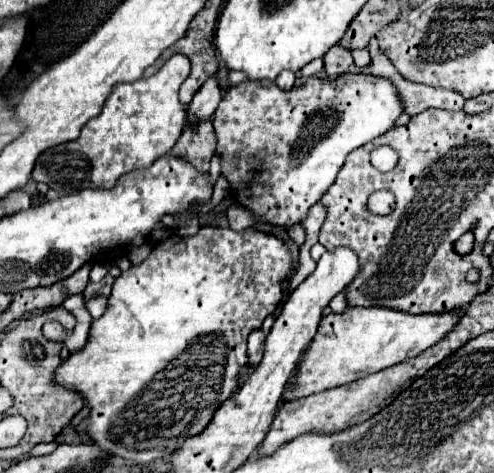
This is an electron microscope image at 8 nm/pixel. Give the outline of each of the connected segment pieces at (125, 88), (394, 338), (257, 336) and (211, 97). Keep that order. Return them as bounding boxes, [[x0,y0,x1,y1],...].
[[31,54,189,194],[283,308,459,402],[249,328,265,366],[189,74,221,120]]

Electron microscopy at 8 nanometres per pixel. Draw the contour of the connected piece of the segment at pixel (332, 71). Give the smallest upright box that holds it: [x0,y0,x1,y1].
[323,44,353,78]

